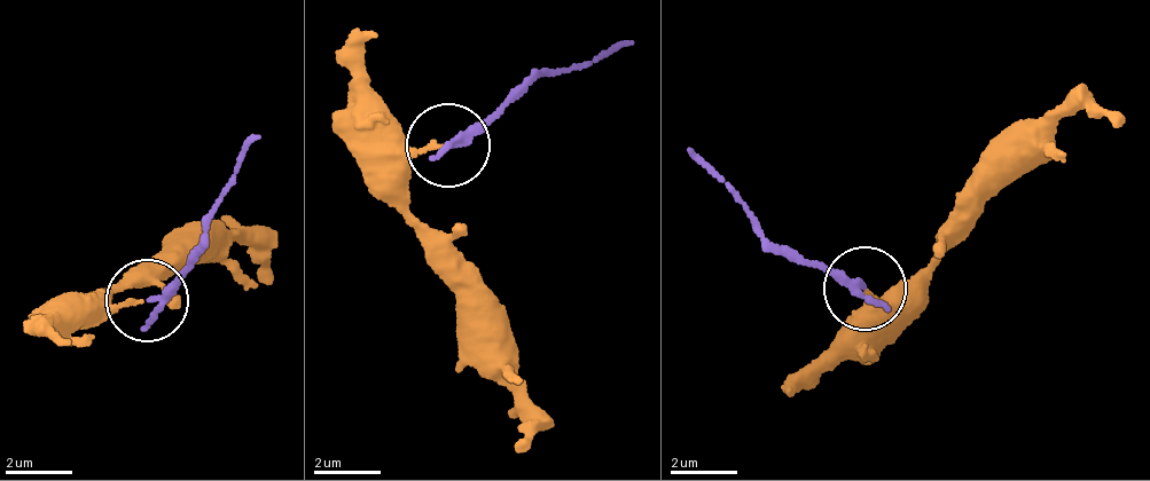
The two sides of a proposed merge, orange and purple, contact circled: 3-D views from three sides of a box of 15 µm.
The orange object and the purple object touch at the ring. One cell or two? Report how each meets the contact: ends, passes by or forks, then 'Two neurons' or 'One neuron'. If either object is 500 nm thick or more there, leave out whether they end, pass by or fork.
At the ring orange ends. At the ring purple passes by. Two neurons

